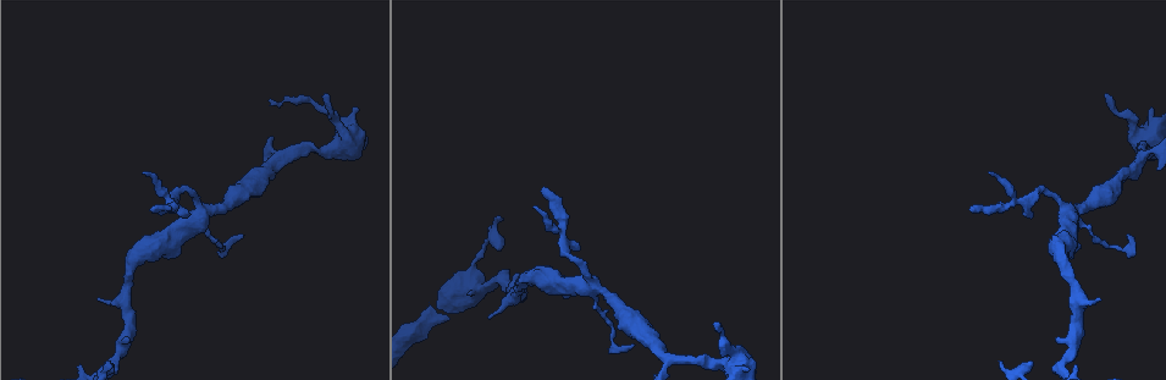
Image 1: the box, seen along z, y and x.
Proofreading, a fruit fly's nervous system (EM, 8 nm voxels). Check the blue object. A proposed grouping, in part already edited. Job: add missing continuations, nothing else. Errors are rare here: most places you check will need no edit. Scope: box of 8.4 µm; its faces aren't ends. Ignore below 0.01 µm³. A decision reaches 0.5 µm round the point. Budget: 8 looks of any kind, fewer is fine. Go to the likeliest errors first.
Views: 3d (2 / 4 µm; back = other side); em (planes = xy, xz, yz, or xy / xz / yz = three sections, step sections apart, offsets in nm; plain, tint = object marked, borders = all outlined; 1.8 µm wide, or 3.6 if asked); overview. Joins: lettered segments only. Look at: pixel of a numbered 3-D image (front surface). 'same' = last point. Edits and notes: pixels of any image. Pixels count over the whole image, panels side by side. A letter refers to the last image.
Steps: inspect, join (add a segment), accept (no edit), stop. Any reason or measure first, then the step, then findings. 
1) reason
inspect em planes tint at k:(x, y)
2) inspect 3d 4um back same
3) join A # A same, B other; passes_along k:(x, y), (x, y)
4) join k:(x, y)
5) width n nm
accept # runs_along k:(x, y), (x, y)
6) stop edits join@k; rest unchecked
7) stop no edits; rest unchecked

small branch off a trunk
inspect em planes tint at 1:(594, 286)

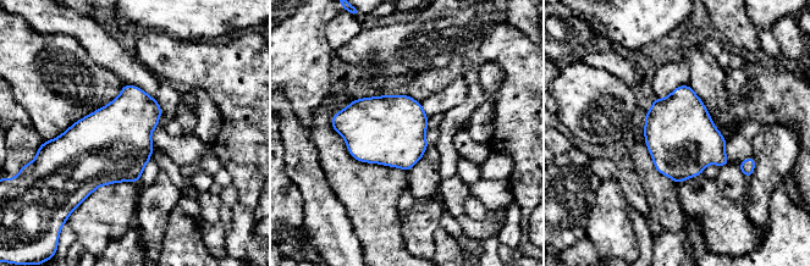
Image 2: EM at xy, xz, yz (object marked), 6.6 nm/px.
inspect em planes borders same

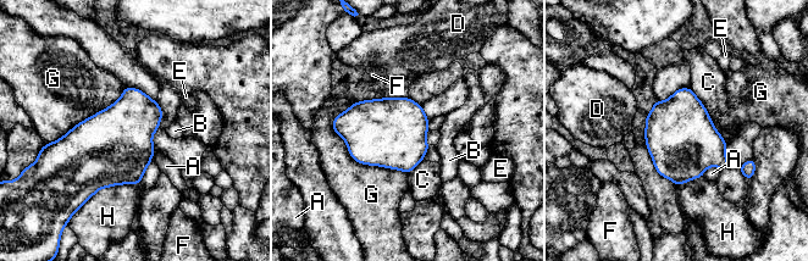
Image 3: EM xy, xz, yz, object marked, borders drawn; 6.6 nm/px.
accept # A other, B other, C other, D other, E other, F other, G other, H other; border 3:(688, 88), (721, 137); none of them fits

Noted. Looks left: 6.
an open end
inspect em planes borders at 1:(153, 205)

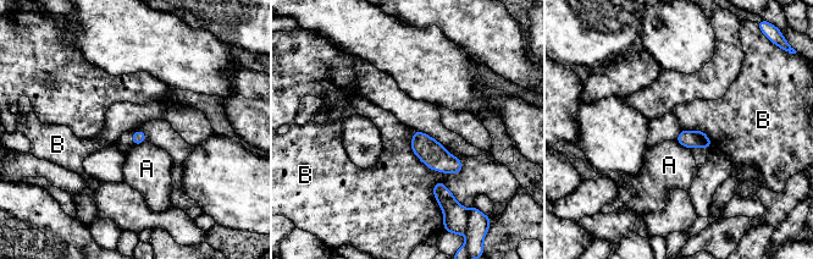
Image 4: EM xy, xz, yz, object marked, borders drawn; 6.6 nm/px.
accept # A other, B other; no lettered segment goes on from it

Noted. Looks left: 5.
thin end
inspect em planes borders at 1:(1031, 362)

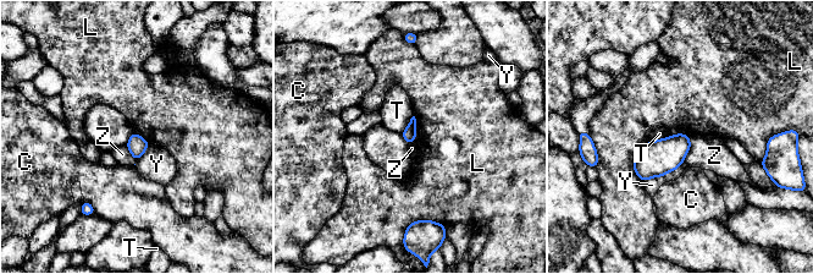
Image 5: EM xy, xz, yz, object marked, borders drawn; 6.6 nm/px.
longest_contact Y 300 nm
accept # C other, L other, T other, Y other, Z other; border 5:(646, 142), (634, 162), (643, 182); no lettered segment goes on from it

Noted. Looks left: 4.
stop no edits; rest unchecked

